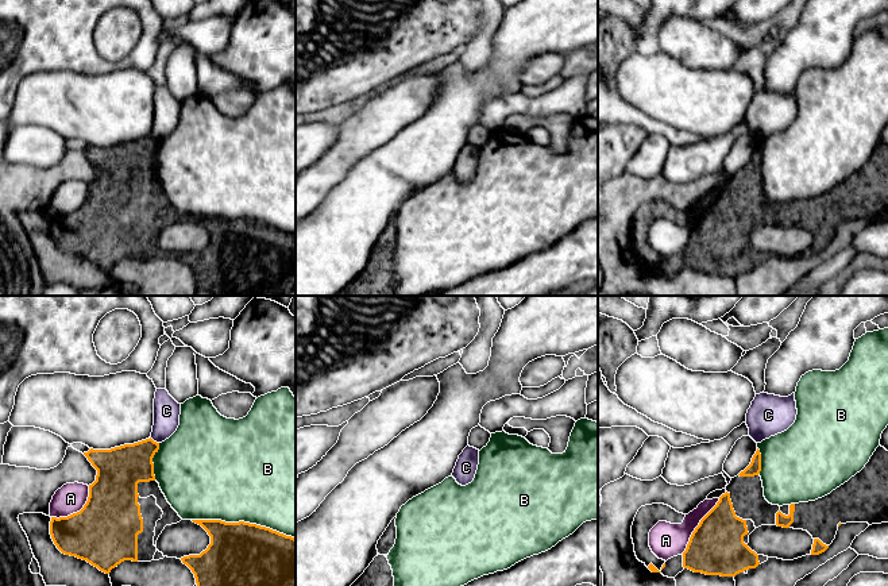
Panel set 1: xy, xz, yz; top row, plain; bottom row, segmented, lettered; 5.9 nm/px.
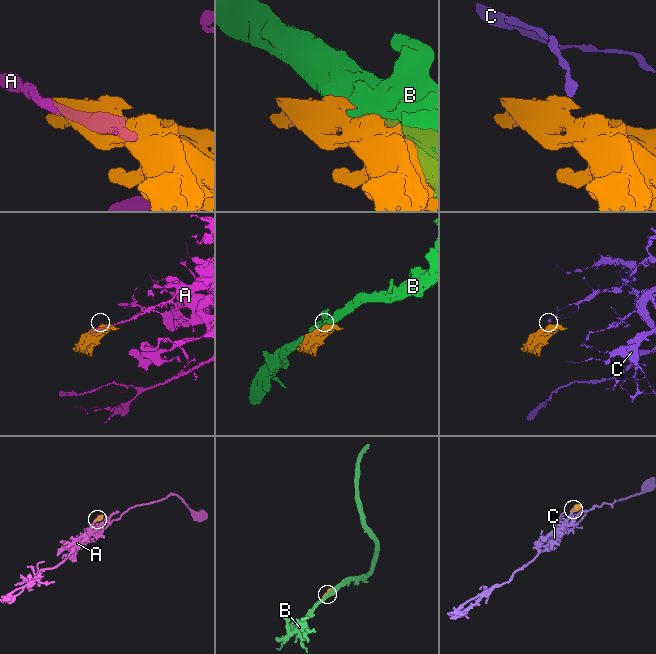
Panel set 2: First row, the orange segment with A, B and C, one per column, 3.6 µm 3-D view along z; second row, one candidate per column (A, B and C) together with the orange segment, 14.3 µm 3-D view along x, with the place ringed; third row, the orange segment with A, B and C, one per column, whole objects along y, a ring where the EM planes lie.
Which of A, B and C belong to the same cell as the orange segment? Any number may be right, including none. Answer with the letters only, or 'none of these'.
none of these

